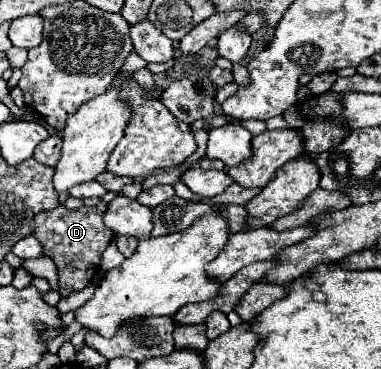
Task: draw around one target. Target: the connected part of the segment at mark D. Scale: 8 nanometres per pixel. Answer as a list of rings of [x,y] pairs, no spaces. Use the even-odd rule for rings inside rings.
[[[101,202],[97,206],[81,206],[79,210],[57,206],[55,210],[39,212],[35,216],[33,236],[43,246],[43,254],[49,256],[59,270],[61,296],[69,296],[71,292],[83,290],[97,276],[101,254],[115,238],[115,234],[103,224],[105,210],[107,210],[107,204]]]

